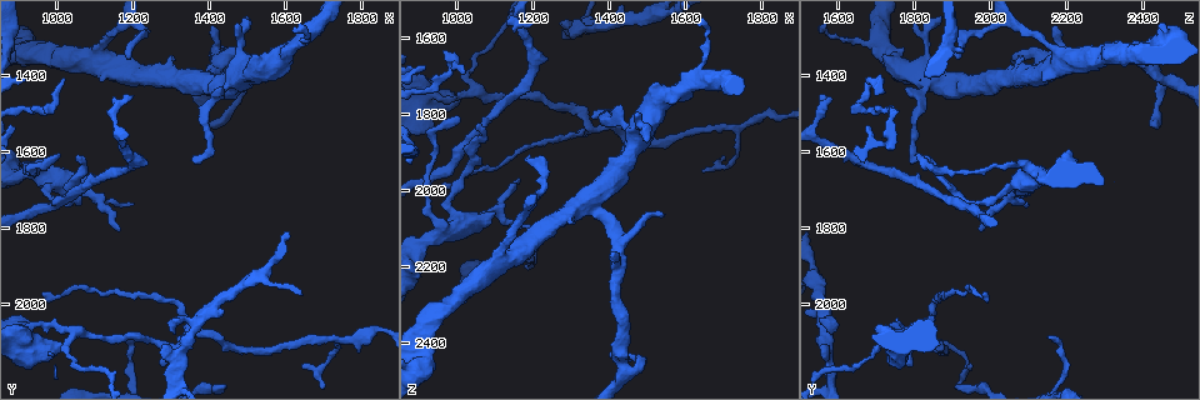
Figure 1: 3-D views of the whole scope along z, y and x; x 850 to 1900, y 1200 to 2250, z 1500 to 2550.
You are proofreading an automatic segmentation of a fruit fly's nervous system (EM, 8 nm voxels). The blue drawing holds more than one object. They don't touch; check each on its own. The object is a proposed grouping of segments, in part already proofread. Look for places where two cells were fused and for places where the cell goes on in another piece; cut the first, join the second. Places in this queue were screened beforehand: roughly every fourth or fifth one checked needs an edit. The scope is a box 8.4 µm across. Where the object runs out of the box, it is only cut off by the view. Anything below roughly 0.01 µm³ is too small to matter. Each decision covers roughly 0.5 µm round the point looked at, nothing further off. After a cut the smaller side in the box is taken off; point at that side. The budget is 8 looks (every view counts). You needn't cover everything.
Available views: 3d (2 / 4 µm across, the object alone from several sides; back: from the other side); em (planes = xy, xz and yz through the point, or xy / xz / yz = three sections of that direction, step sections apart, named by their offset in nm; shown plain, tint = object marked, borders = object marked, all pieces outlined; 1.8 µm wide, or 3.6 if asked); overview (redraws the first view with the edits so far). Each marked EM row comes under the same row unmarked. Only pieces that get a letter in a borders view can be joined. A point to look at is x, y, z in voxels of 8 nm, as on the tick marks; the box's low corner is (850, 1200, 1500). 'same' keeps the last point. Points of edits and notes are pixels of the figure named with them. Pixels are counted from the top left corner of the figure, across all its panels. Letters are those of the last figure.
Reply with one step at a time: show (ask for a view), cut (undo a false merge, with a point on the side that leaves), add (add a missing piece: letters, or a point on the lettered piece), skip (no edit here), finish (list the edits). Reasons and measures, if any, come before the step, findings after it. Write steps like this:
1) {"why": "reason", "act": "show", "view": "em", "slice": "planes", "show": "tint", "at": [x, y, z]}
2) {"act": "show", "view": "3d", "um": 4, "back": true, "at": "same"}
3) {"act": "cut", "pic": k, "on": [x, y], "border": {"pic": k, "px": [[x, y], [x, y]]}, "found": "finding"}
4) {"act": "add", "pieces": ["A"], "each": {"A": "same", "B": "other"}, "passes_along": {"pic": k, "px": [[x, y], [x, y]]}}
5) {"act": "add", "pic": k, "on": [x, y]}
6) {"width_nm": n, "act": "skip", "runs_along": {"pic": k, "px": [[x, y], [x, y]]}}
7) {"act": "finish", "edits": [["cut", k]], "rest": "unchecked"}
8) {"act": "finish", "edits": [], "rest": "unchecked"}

{"why": "branch stops here", "act": "show", "view": "3d", "um": 4, "at": [1275, 2160, 1790]}

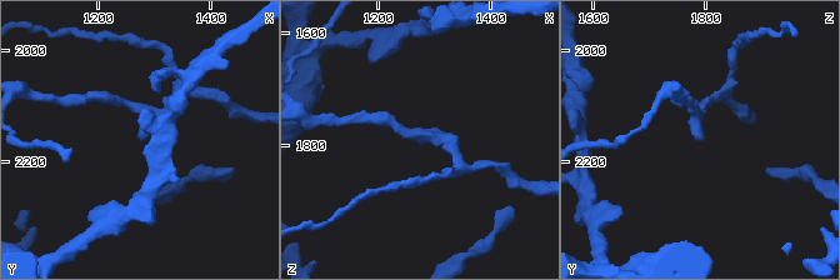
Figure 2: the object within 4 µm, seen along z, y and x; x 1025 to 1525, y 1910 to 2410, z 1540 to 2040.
{"why": "now the EM", "act": "show", "view": "em", "slice": "yz", "step": 8, "show": "borders", "at": [1270, 2160, 1795]}

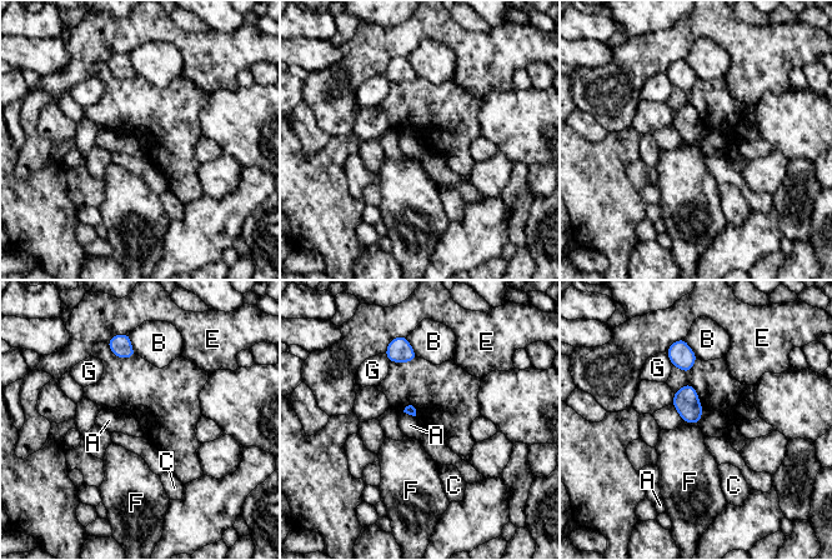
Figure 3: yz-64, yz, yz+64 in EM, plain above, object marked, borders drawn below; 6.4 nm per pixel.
{"act": "show", "view": "em", "slice": "planes", "show": "borders", "at": "same"}

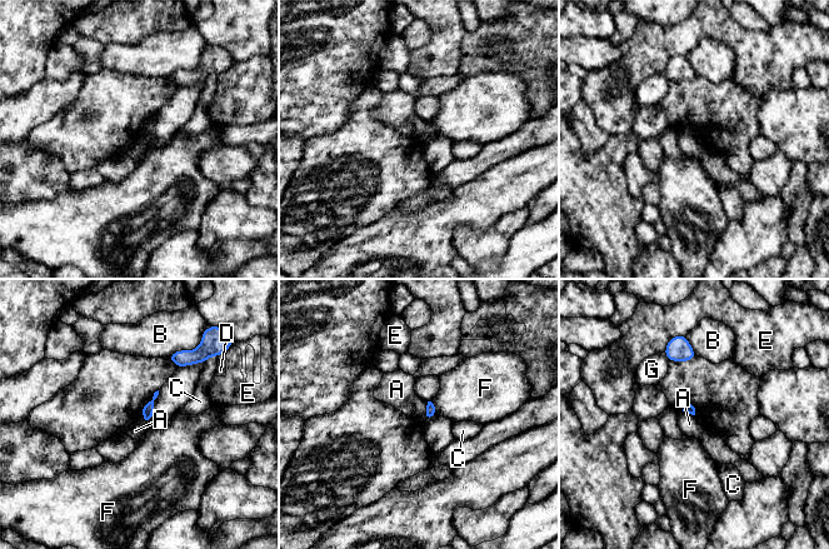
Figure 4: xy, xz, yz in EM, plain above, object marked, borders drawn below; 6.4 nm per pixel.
{"act": "skip", "each": {"A": "other", "B": "other", "C": "other", "D": "other", "E": "other", "F": "other", "G": "other"}, "border": {"pic": 4, "px": [[428, 402], [423, 418]]}, "found": "no lettered piece goes on from it"}

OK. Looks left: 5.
{"why": "end of a long branch", "act": "show", "view": "3d", "um": 2, "back": true, "at": [1000, 1610, 1825]}

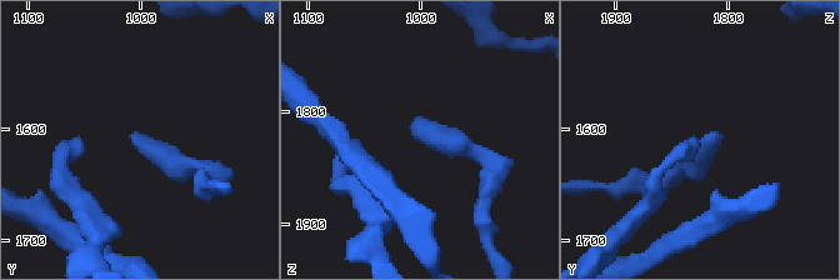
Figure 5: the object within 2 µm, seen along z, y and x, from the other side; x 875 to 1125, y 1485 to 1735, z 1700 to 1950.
{"why": "shape alone is not enough", "act": "show", "view": "em", "slice": "yz", "step": 4, "show": "tint", "at": [1004, 1606, 1820]}

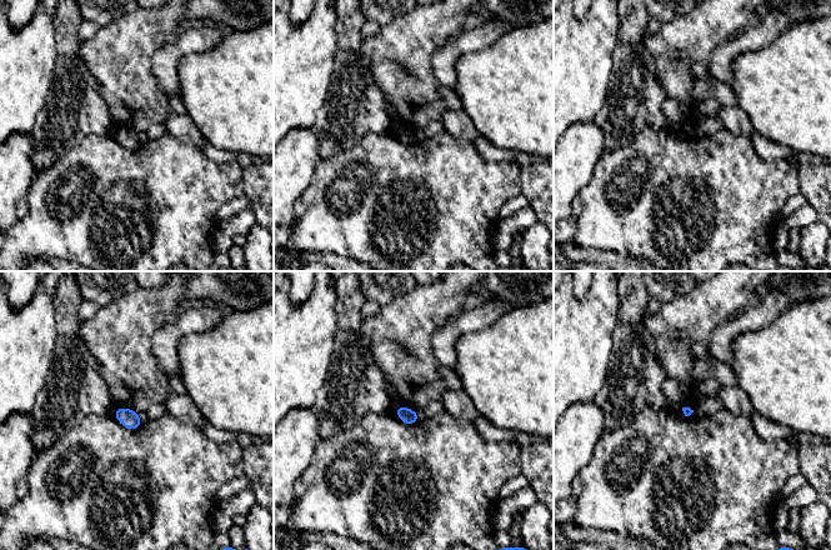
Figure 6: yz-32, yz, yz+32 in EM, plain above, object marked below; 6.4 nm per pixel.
{"act": "show", "view": "em", "slice": "xy", "step": 4, "show": "borders", "at": "same"}

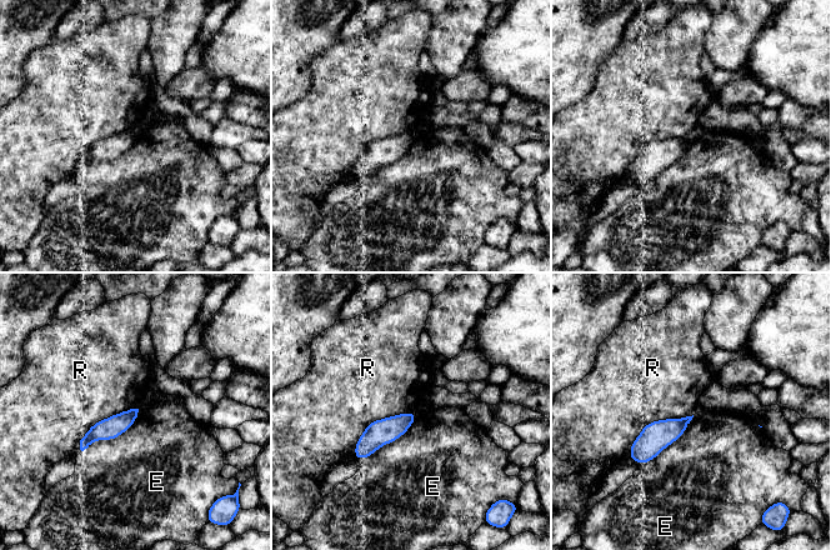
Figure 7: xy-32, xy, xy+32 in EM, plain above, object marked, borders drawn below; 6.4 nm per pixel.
{"act": "skip", "each": {"E": "other", "R": "other"}, "runs_along": {"pic": 7, "px": [[413, 415], [381, 431], [358, 455]]}, "found": "none of them fits"}

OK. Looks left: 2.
{"why": "branch stops here", "act": "show", "view": "em", "slice": "planes", "show": "borders", "at": [1355, 1620, 1805]}

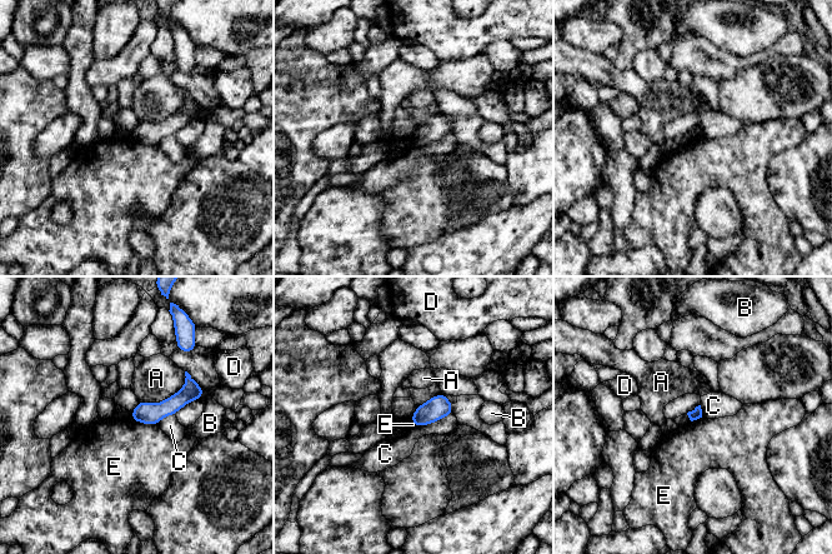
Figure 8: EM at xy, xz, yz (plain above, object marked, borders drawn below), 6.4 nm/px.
{"act": "skip", "each": {"A": "other", "B": "other", "C": "other", "D": "other", "E": "other"}, "border": {"pic": 8, "px": [[131, 418], [156, 425]]}, "found": "no lettered piece goes on from it"}

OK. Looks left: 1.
{"act": "finish", "edits": [], "rest": "unchecked"}

